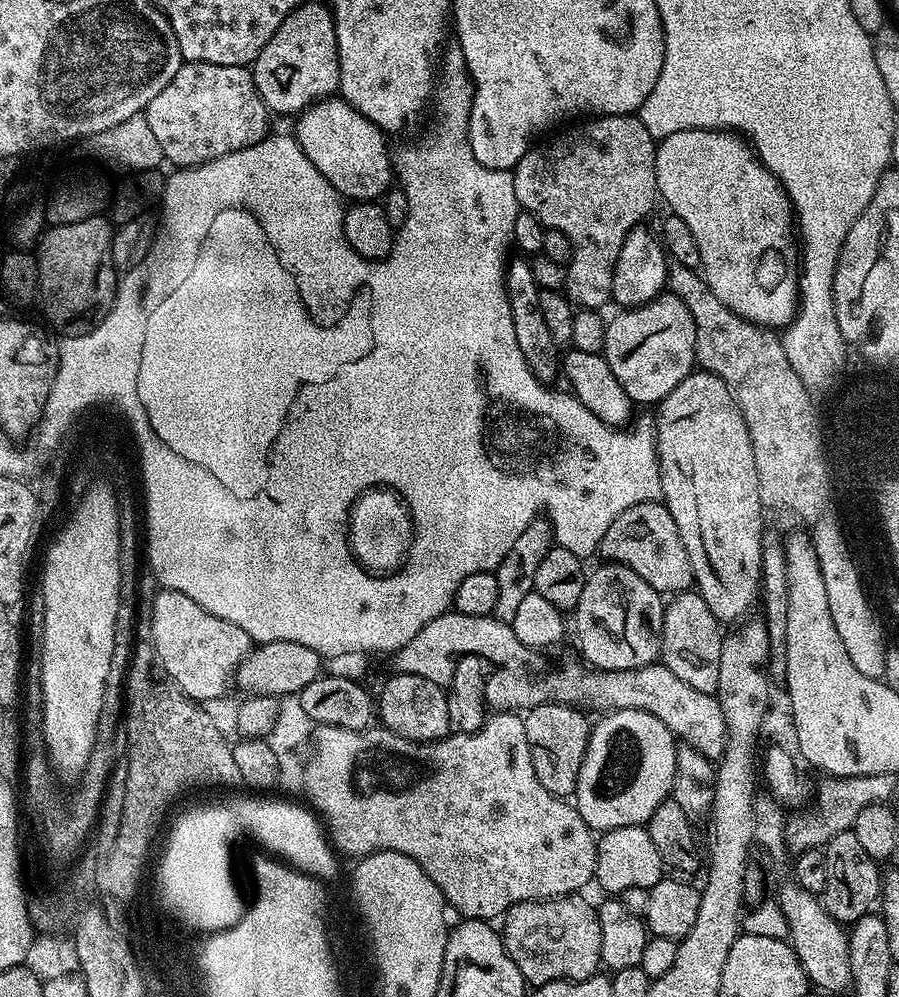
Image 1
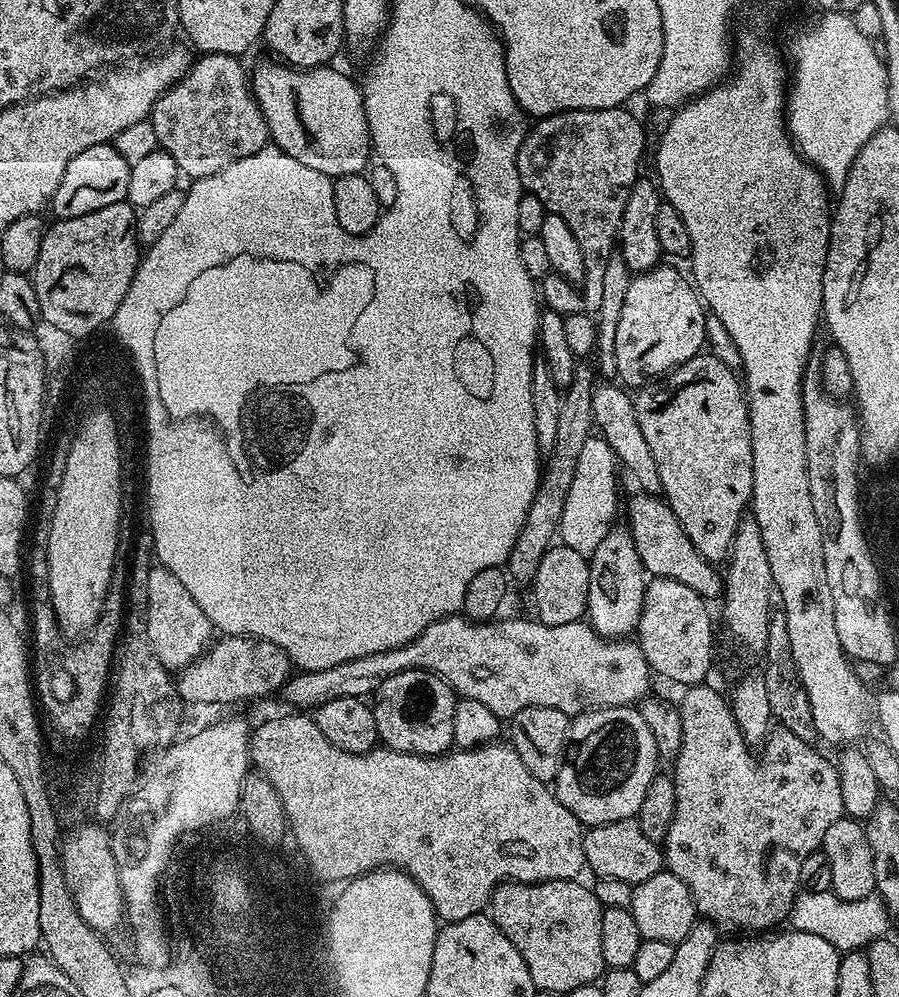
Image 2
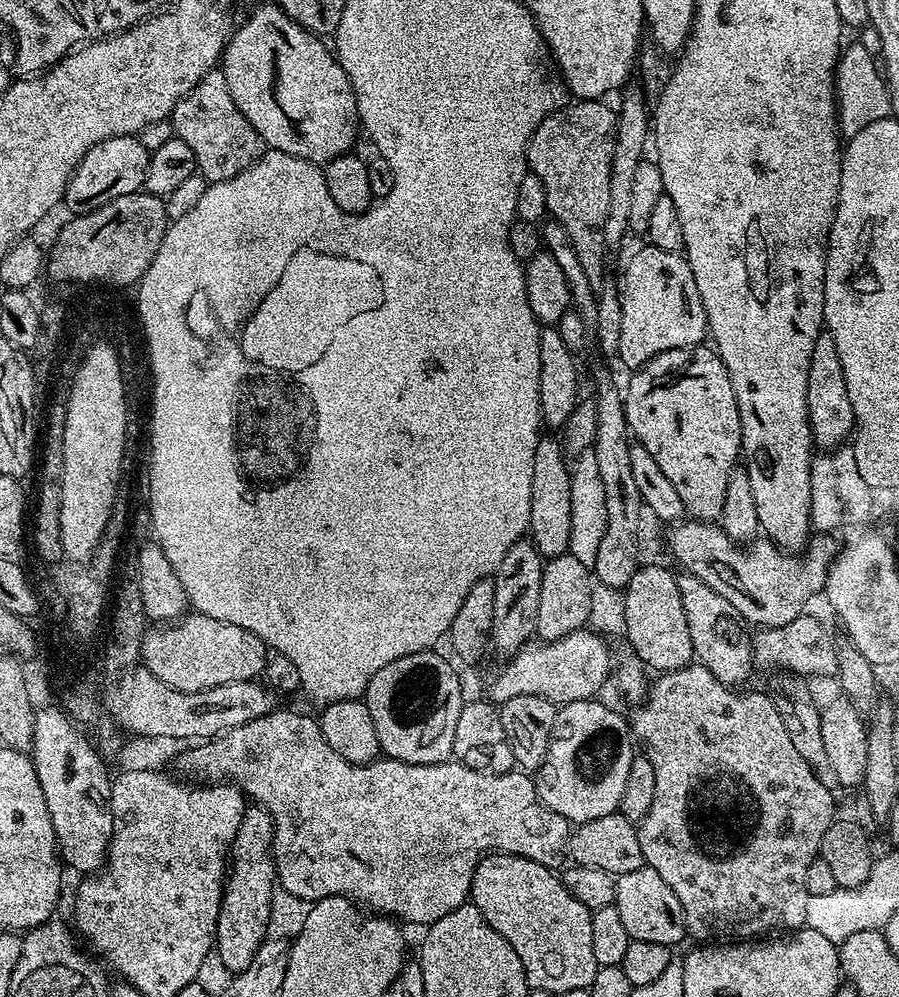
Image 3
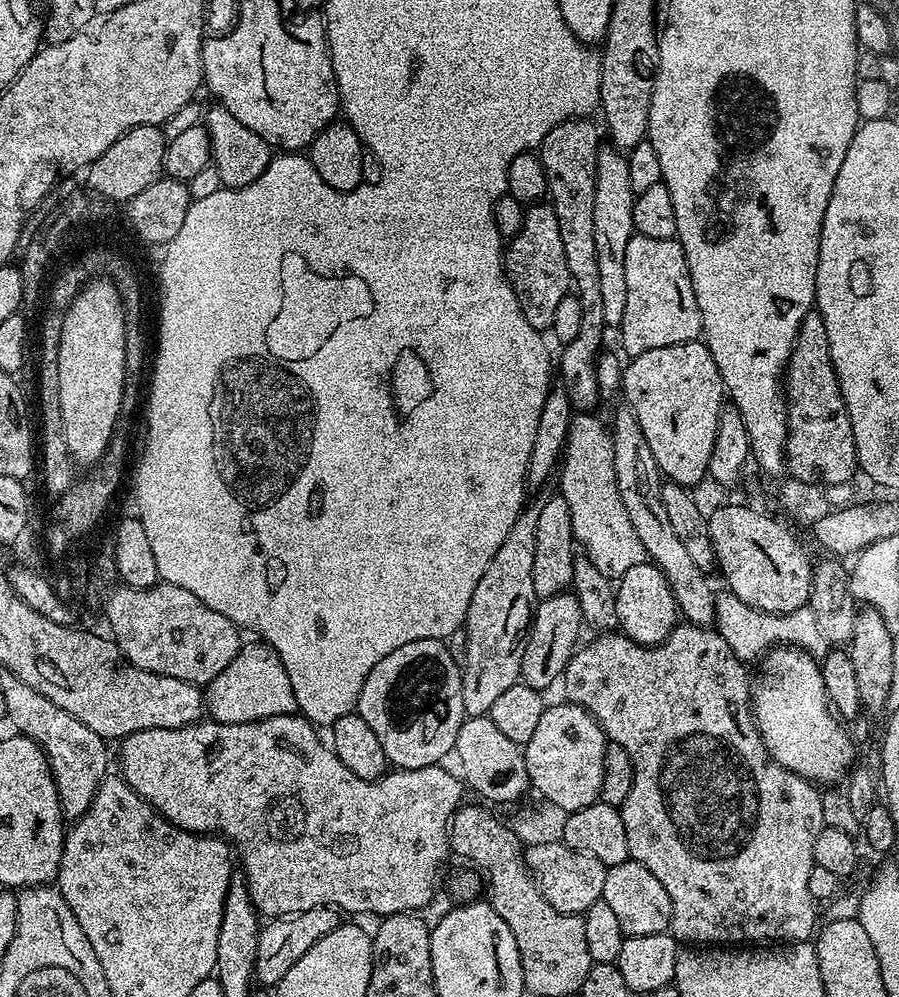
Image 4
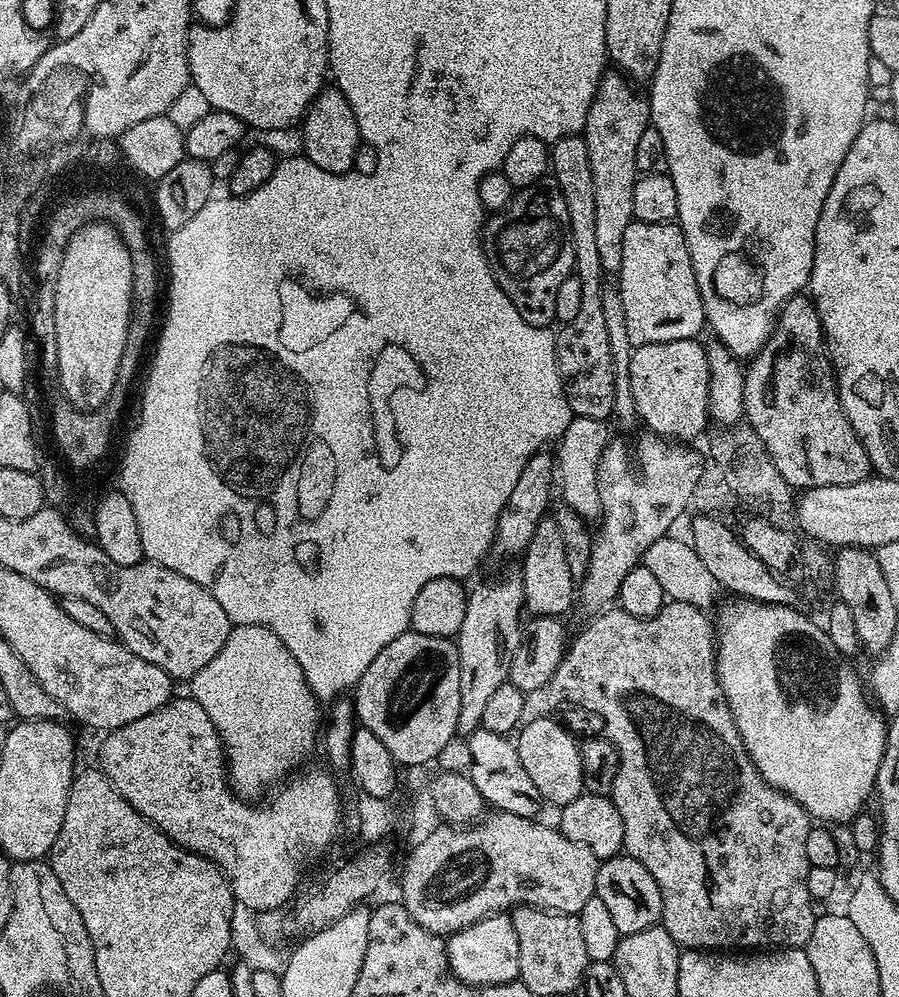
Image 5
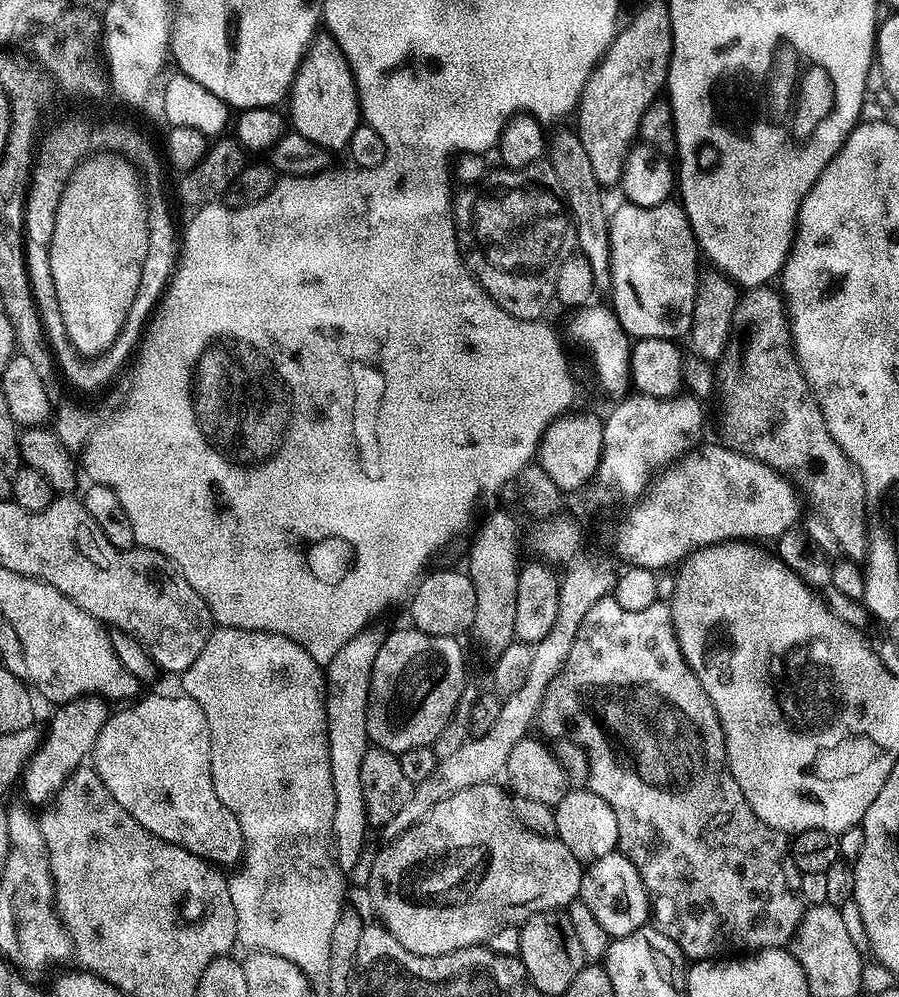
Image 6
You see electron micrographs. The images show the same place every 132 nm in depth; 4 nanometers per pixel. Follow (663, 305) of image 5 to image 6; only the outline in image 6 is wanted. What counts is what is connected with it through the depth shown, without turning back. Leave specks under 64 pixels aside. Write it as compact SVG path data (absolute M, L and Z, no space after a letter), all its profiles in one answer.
M620 202L617 208L611 209L608 217L610 222L610 266L612 267L612 291L610 293L610 307L615 312L622 330L628 333L629 337L636 340L645 340L646 338L662 338L663 340L679 341L687 337L692 328L692 319L694 318L694 298L696 297L696 286L700 283L702 275L701 269L696 269L696 256L698 260L698 245L696 236L692 232L692 227L688 221L688 215L684 213L684 206L679 202L669 202L659 204L658 206L638 206Z

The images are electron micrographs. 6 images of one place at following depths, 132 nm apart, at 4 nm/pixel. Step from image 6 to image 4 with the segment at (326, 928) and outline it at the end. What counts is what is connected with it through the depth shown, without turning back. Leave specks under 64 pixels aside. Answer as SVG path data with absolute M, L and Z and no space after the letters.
M255 642L249 646L241 647L240 653L206 685L206 708L211 719L218 724L253 724L259 720L265 720L271 716L291 716L297 711L294 690L290 686L290 674L286 674L286 666L282 658L270 645L263 642Z

